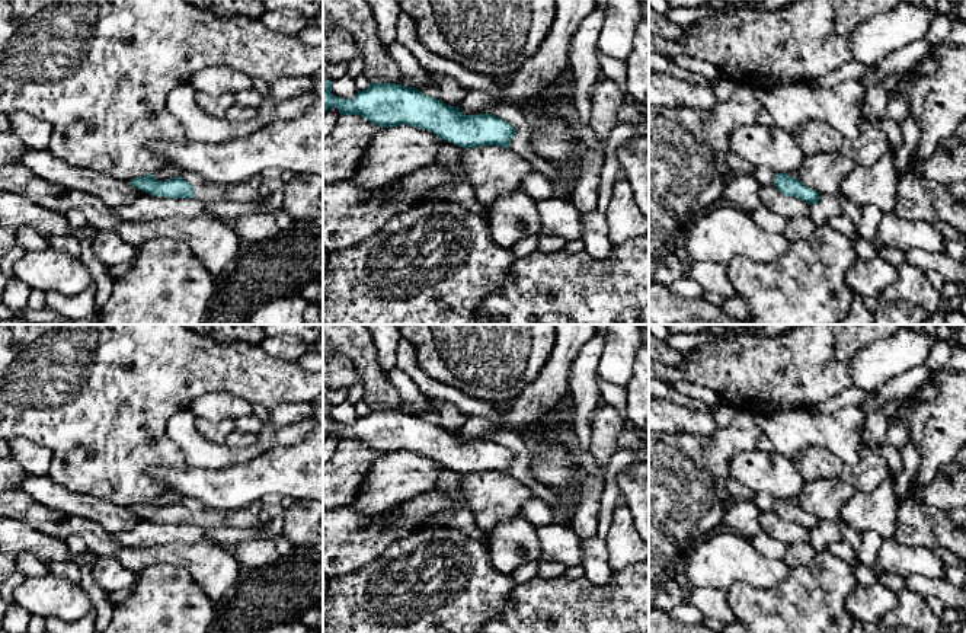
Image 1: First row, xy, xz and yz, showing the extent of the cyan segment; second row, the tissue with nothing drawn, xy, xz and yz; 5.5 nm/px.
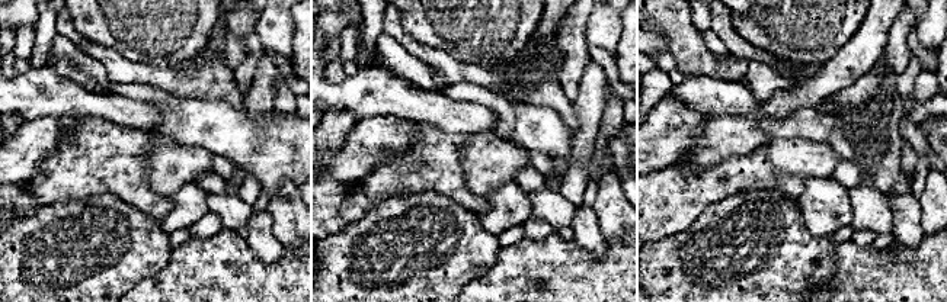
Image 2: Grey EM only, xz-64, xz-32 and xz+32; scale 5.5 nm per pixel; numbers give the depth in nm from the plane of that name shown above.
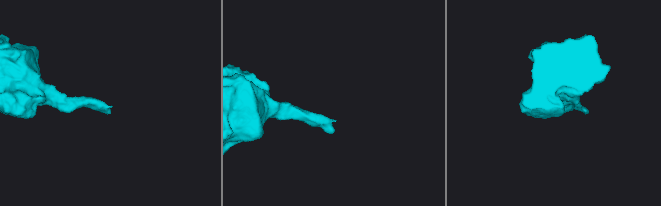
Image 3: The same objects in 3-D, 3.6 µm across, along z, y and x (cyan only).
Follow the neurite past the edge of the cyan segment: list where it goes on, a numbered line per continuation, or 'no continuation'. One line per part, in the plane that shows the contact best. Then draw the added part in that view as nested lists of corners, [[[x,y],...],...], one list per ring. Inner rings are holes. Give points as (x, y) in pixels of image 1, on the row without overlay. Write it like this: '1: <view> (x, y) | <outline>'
1: xy (211, 518) | [[[205,508],[202,512],[195,514],[195,522],[207,528],[258,528],[265,521],[259,518],[259,514],[252,512],[249,508],[236,511],[218,511]]]

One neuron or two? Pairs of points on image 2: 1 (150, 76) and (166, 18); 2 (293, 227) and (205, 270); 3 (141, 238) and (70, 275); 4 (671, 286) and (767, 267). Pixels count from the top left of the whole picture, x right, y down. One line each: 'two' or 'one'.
1: two
2: two
3: one
4: one

